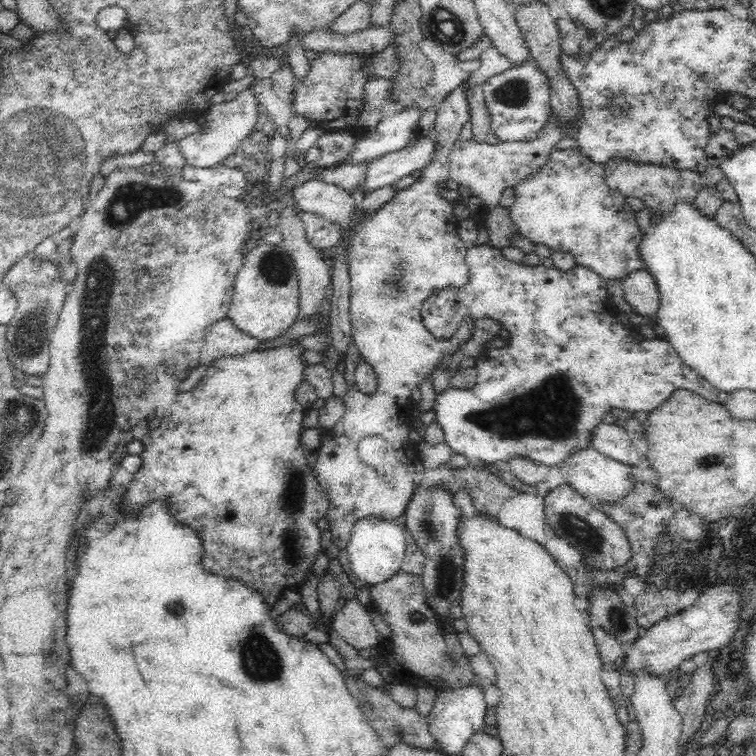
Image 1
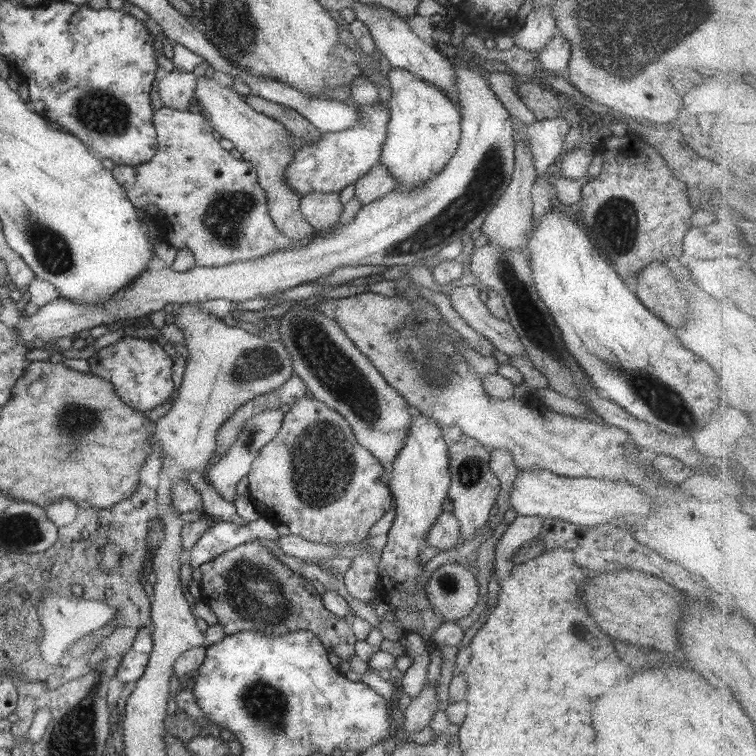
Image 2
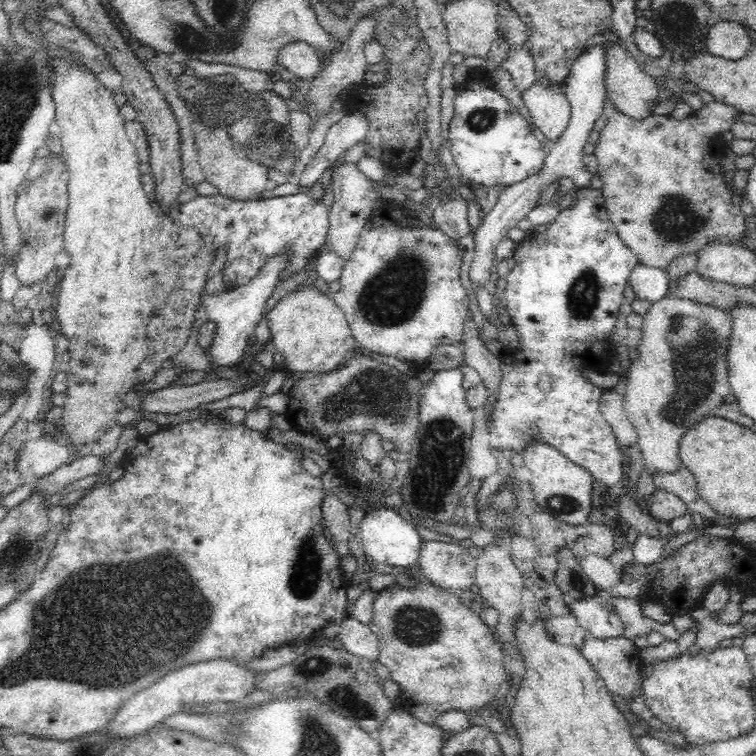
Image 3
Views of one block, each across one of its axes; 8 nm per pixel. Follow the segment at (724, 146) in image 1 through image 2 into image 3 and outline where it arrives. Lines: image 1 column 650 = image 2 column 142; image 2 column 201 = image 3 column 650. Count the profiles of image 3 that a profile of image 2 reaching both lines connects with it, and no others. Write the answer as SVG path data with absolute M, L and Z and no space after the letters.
M607 97L603 100L603 113L601 119L605 119L605 124L602 130L599 131L599 138L596 144L595 155L598 159L598 171L597 175L601 178L603 186L601 192L605 200L607 208L608 218L615 224L615 229L618 231L619 237L632 249L632 252L639 258L639 264L644 266L651 266L662 269L663 271L669 266L669 264L680 255L687 255L690 253L698 254L699 250L705 247L710 241L724 241L726 243L738 243L738 245L744 245L744 236L742 233L746 231L744 224L749 221L748 218L740 211L740 207L734 206L732 202L732 191L724 182L724 175L721 170L720 164L716 161L716 154L722 154L724 146L718 146L716 144L716 136L721 135L725 130L729 130L731 126L738 121L740 112L733 106L728 106L723 102L710 102L704 103L704 105L693 113L688 115L682 120L677 120L672 115L648 115L642 119L635 119L628 117L620 111L614 109L614 103Z

